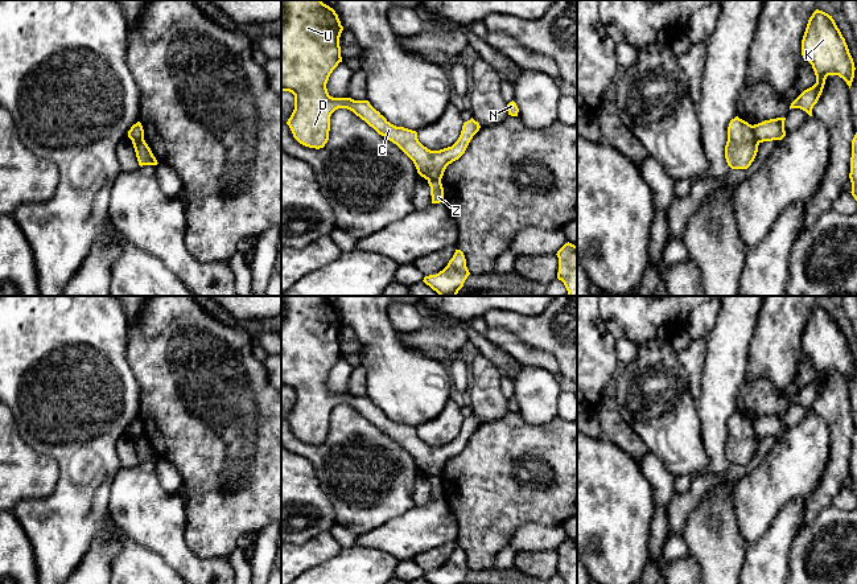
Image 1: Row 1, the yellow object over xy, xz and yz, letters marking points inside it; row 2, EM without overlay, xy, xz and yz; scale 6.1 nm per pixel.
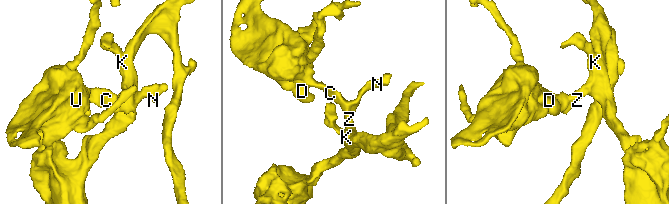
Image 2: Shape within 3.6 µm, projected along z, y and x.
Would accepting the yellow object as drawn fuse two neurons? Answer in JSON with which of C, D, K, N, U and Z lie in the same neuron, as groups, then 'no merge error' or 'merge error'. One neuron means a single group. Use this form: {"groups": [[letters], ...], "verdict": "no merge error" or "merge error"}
{"groups": [["C", "D", "N", "U"], ["K", "Z"]], "verdict": "merge error"}

